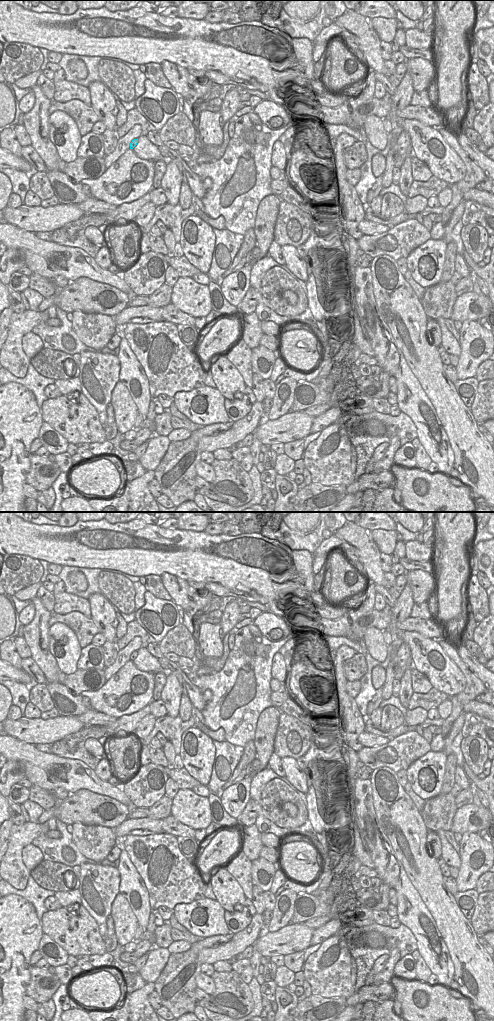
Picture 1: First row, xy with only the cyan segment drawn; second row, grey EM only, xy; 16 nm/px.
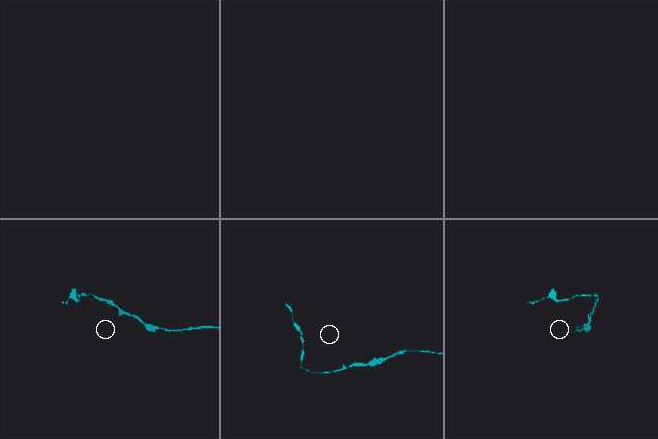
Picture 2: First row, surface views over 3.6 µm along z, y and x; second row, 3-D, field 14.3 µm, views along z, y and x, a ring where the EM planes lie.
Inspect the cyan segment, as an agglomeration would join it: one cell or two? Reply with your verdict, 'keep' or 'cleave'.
keep

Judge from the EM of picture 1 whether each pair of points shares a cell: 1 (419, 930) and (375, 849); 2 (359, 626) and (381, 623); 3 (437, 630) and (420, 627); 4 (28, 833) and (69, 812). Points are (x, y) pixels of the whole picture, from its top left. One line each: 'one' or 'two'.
1: one
2: one
3: one
4: two

